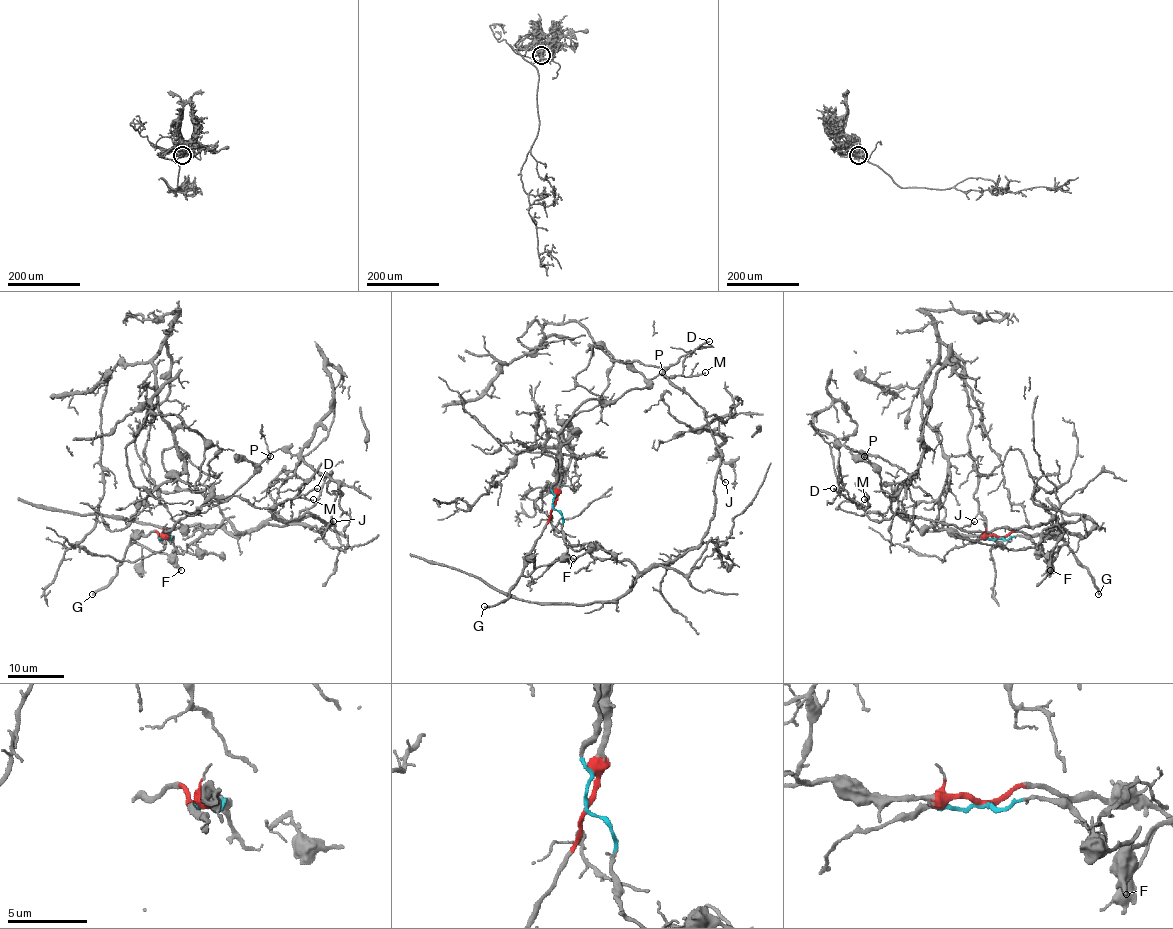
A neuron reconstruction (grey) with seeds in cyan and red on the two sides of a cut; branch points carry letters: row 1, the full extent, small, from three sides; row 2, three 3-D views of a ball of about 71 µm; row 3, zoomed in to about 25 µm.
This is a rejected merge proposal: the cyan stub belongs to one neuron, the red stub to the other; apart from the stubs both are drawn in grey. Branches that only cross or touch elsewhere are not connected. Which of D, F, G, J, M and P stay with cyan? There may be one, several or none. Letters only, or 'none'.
D, J, M

